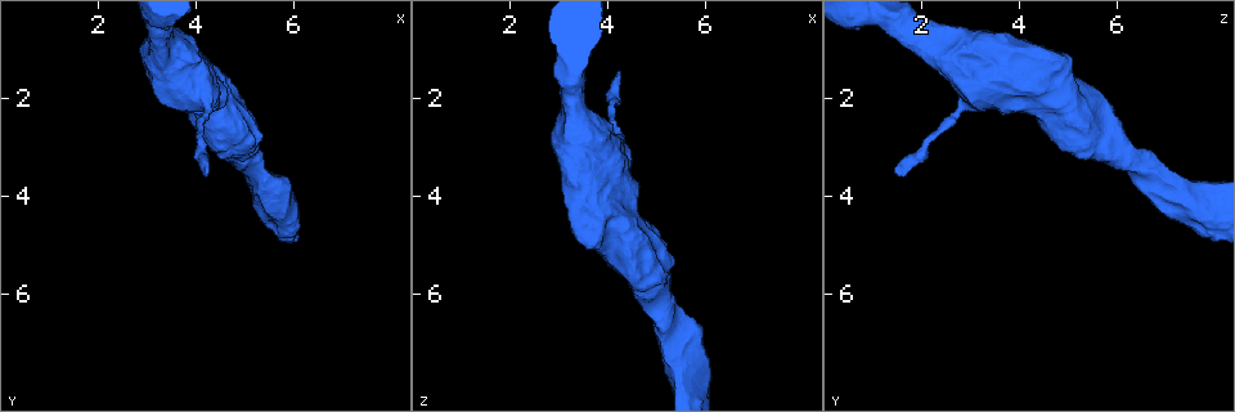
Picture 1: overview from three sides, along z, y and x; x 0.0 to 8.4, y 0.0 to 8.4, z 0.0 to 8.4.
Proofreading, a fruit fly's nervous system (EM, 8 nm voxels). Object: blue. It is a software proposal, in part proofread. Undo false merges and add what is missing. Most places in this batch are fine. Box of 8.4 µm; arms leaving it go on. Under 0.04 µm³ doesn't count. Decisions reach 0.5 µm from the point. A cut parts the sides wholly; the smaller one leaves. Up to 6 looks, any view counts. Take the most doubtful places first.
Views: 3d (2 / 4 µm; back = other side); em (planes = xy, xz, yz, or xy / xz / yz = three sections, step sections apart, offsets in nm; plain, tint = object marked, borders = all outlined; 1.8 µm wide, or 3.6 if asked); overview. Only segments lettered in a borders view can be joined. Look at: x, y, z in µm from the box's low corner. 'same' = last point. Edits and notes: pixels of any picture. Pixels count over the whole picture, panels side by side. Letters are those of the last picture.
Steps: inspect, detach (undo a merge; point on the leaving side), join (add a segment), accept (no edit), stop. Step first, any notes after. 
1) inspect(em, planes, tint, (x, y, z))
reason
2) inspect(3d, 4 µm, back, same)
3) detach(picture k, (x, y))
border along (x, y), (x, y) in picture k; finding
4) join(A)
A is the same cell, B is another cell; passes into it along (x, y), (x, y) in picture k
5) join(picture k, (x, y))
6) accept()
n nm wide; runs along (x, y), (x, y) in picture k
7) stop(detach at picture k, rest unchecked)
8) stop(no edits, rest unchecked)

inspect(em, planes, borders, (4.25, 3.50, 1.55))
branch stops here

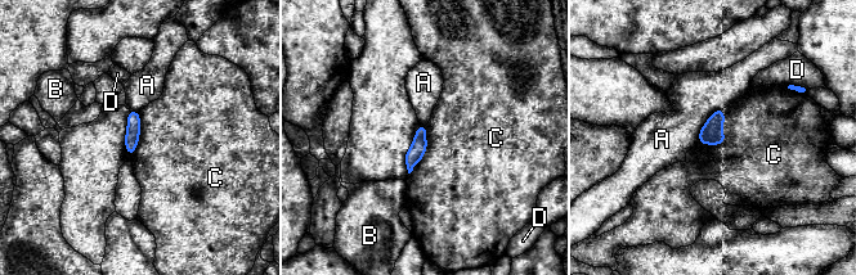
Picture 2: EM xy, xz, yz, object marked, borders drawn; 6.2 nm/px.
accept()
A, B, C and D are other cells; border along (724, 109), (725, 140), (698, 143) in picture 2; no lettered segment goes on from it

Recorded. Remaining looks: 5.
inspect(em, planes, borders, (4.15, 2.10, 2.90))
sudden change in width

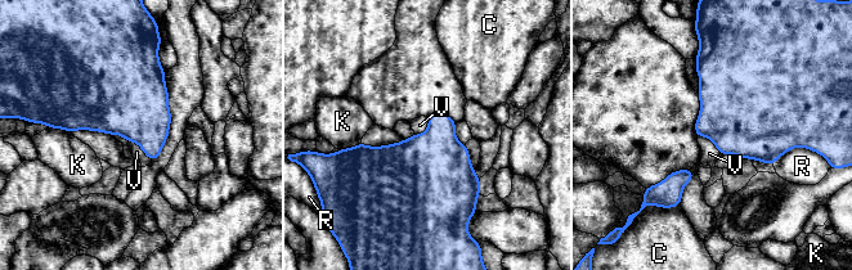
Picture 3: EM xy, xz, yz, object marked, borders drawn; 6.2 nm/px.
accept()
C, K, R and V are other cells; border along (696, 138), (708, 138), (720, 153) in picture 3; all the same neuron

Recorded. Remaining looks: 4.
inspect(3d, 4 µm, (4.85, 3.10, 5.95))
calibre changes

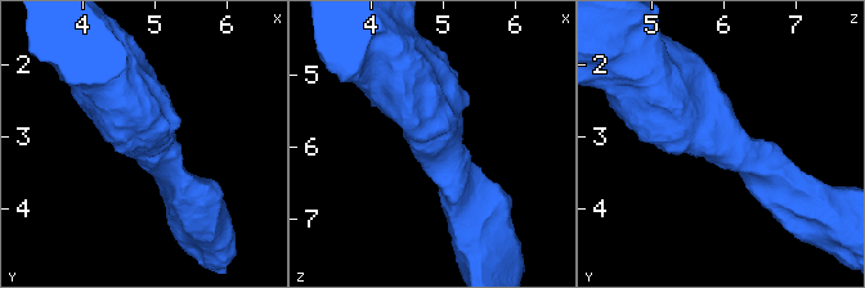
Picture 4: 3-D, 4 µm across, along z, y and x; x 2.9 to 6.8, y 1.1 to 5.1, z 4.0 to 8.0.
inspect(em, 3.6 µm, planes, tint, (4.90, 3.05, 5.95))

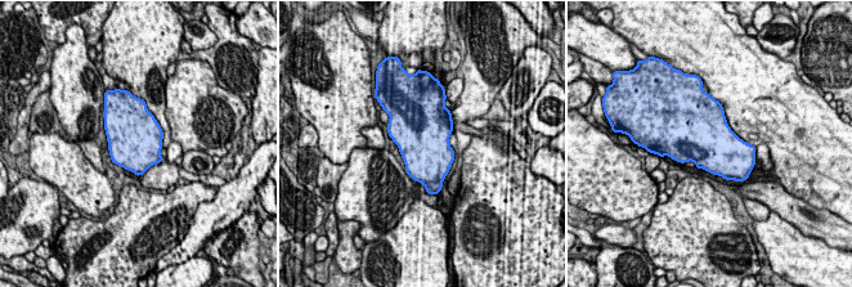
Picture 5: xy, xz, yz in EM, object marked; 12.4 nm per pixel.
inspect(em, 3.6 µm, planes, borders, same)

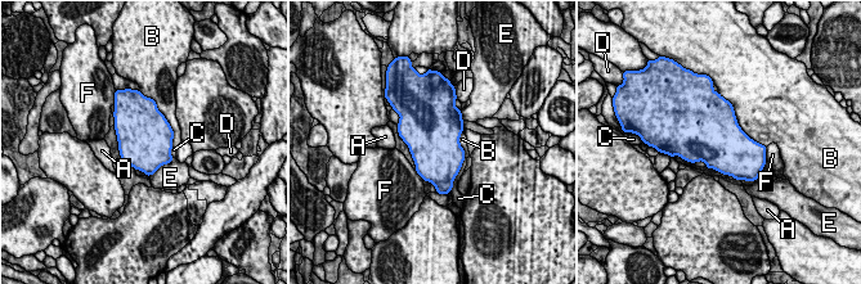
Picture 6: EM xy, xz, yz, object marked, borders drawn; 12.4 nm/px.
accept()
700 nm wide; A, B, C, D, E and F are other cells; border along (465, 158), (452, 184) in picture 6; one neuron here

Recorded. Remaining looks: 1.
stop(no edits, rest unchecked)

